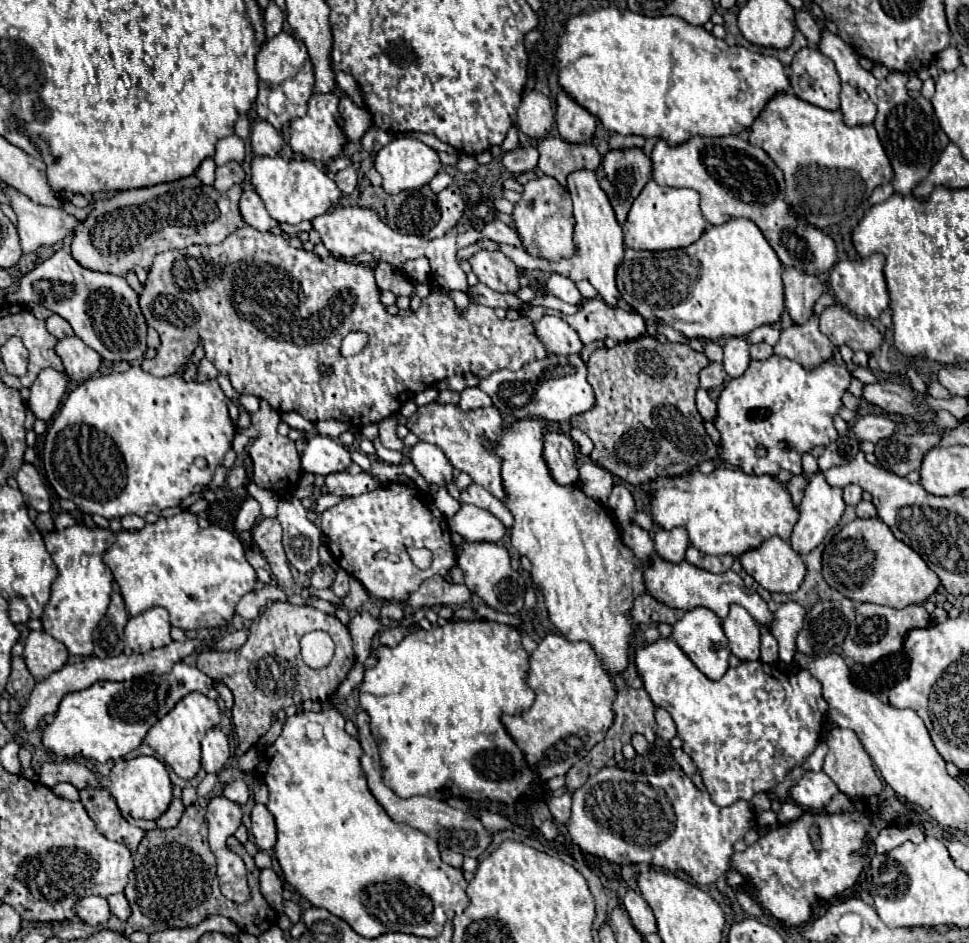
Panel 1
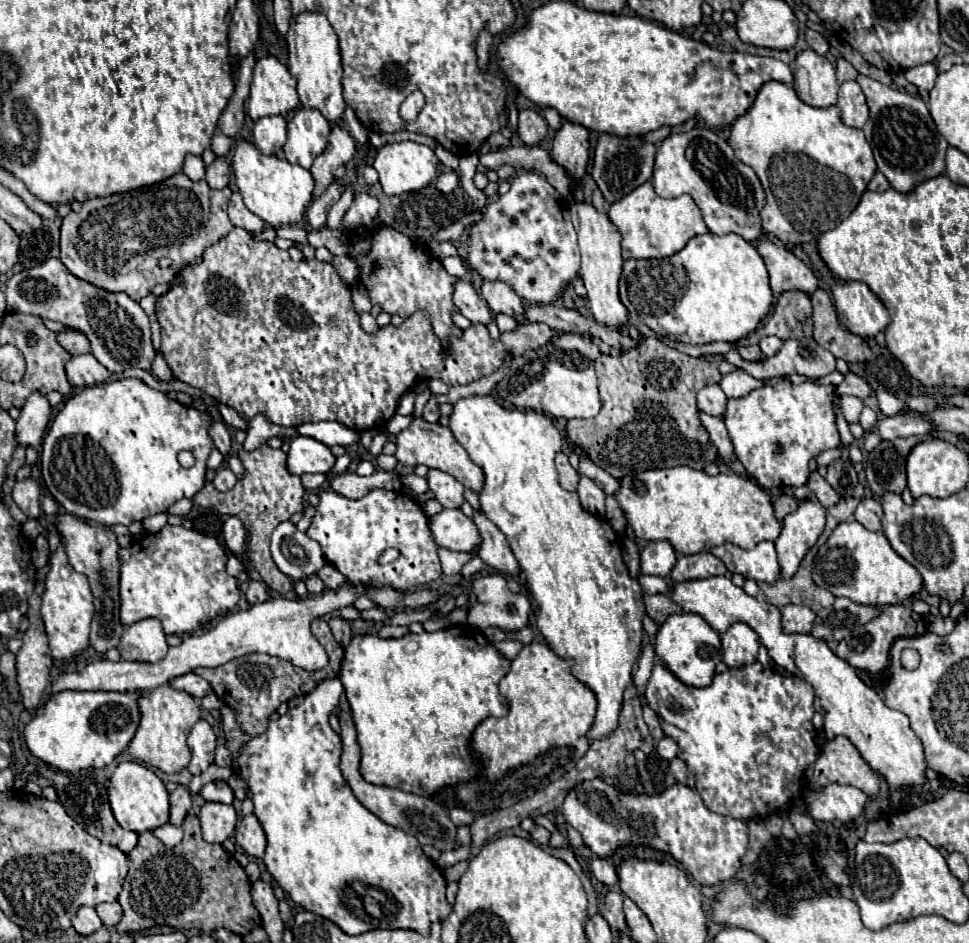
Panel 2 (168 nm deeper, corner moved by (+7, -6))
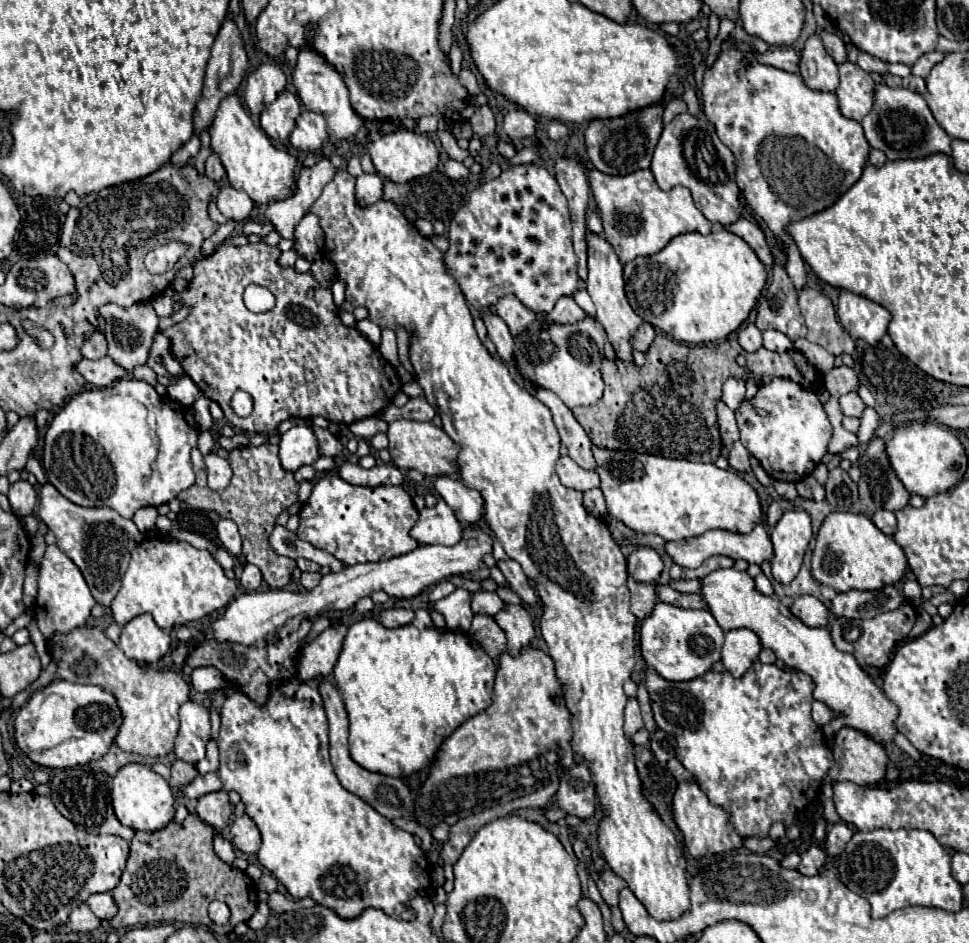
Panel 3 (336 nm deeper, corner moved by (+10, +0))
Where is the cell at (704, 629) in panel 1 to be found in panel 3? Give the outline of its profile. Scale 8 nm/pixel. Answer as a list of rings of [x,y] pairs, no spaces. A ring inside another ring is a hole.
[[[657,603],[653,613],[641,625],[641,655],[661,677],[669,681],[691,681],[705,675],[723,647],[723,631],[707,609],[681,609],[669,603]]]

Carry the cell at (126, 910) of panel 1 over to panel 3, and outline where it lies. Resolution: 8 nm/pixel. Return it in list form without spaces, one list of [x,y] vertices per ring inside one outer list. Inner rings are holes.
[[[95,893],[87,899],[87,905],[91,907],[91,911],[99,917],[99,919],[113,919],[117,913],[117,905],[111,897],[111,893]]]

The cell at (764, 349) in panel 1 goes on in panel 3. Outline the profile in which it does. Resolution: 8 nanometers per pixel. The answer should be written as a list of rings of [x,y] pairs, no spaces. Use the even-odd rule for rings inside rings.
[[[747,323],[739,329],[739,337],[737,337],[739,345],[745,349],[745,351],[757,351],[761,345],[763,345],[763,339],[761,339],[761,331],[753,325],[753,323]]]

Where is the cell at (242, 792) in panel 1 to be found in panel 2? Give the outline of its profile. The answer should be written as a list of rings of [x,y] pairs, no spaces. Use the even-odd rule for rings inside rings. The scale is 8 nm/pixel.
[[[226,781],[206,783],[202,787],[200,795],[202,795],[204,801],[218,801],[218,803],[232,803],[234,801],[234,793],[232,793],[232,789],[228,787]]]

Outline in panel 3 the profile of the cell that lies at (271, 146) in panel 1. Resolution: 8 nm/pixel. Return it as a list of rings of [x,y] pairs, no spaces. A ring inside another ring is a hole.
[[[283,91],[263,113],[261,113],[261,129],[273,139],[285,143],[289,139],[289,133],[295,127],[295,119],[301,113],[299,99]]]

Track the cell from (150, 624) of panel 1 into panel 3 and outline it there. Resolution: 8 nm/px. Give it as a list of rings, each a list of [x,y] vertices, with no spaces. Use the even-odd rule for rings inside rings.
[[[145,613],[123,625],[119,647],[129,659],[155,663],[171,649],[171,637],[157,627],[149,613]]]

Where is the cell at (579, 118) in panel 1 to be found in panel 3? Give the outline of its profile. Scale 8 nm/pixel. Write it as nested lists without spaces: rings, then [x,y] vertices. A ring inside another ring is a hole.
[[[561,157],[555,161],[555,179],[569,201],[573,223],[573,247],[579,259],[579,277],[587,279],[587,245],[585,245],[585,211],[589,201],[589,183],[577,157]]]

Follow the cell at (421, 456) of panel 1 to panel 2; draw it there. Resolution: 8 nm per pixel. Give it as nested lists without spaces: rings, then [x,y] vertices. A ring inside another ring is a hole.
[[[430,469],[428,485],[430,485],[434,497],[442,503],[442,507],[460,509],[462,503],[466,501],[464,499],[464,485],[448,473],[442,473],[438,469]]]

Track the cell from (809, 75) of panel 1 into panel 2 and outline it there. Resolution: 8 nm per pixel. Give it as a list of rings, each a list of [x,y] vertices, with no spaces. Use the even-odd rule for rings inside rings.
[[[804,49],[792,69],[798,75],[798,69],[804,69],[806,73],[806,85],[800,87],[800,83],[794,85],[798,97],[812,105],[812,107],[830,107],[836,105],[836,95],[838,95],[838,79],[836,79],[836,69],[832,63],[818,55],[814,49]]]

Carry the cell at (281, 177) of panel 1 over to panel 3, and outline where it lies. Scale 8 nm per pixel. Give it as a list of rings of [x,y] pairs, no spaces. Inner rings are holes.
[[[237,95],[223,99],[219,105],[211,125],[211,149],[219,155],[227,171],[227,181],[235,189],[245,191],[257,205],[283,201],[293,195],[297,183],[297,159],[291,153],[273,147],[271,139],[253,125]]]

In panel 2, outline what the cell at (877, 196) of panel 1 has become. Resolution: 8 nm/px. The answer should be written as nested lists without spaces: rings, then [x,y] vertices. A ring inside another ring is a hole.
[[[876,171],[874,177],[872,177],[872,181],[868,183],[870,191],[886,191],[888,187],[890,187],[890,183],[888,183],[888,179],[880,171]]]

